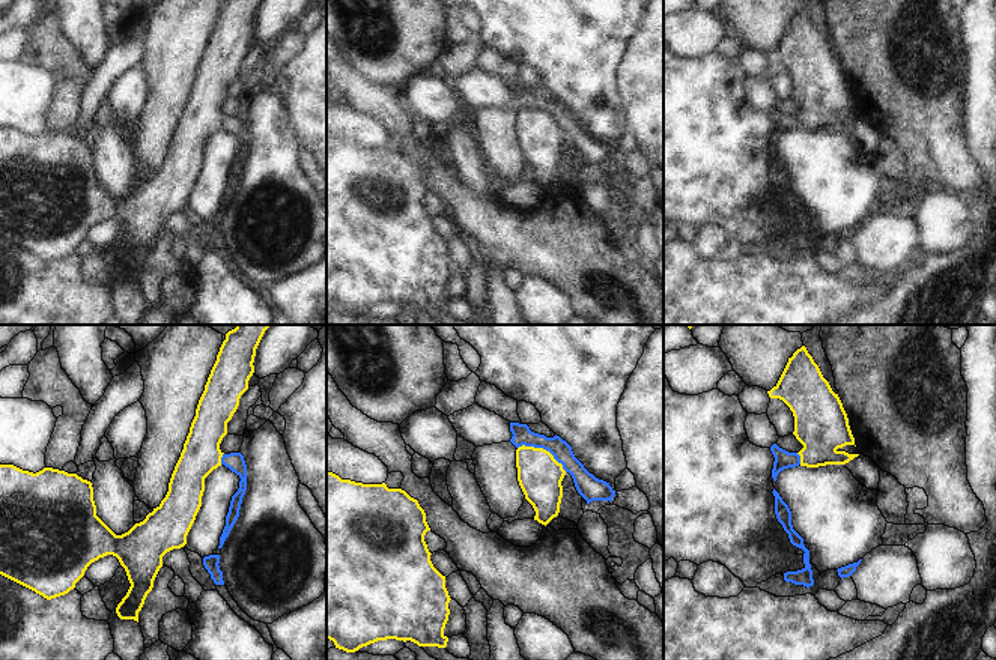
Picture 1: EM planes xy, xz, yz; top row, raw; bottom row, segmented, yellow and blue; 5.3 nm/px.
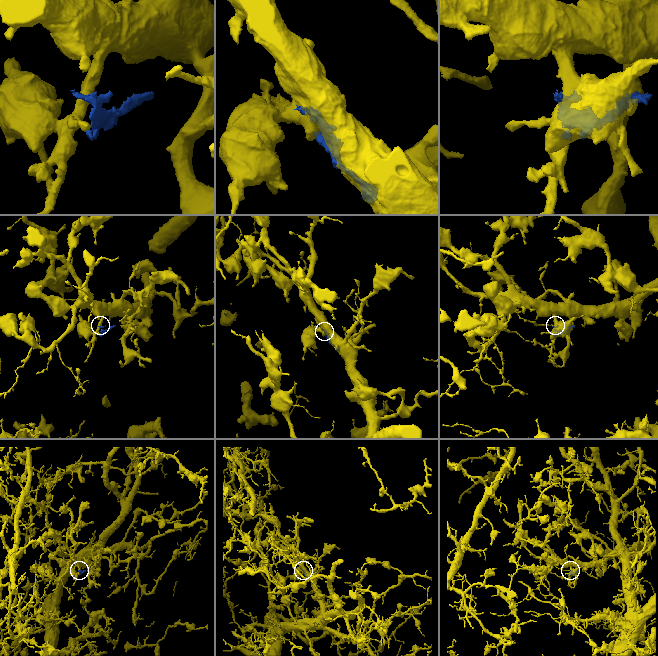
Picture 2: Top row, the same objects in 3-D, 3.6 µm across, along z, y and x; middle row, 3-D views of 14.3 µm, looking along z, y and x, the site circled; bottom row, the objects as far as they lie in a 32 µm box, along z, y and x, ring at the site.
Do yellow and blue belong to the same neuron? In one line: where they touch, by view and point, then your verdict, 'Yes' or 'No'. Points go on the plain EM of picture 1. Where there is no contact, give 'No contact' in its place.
Touches yellow at xz (542, 112). No.

